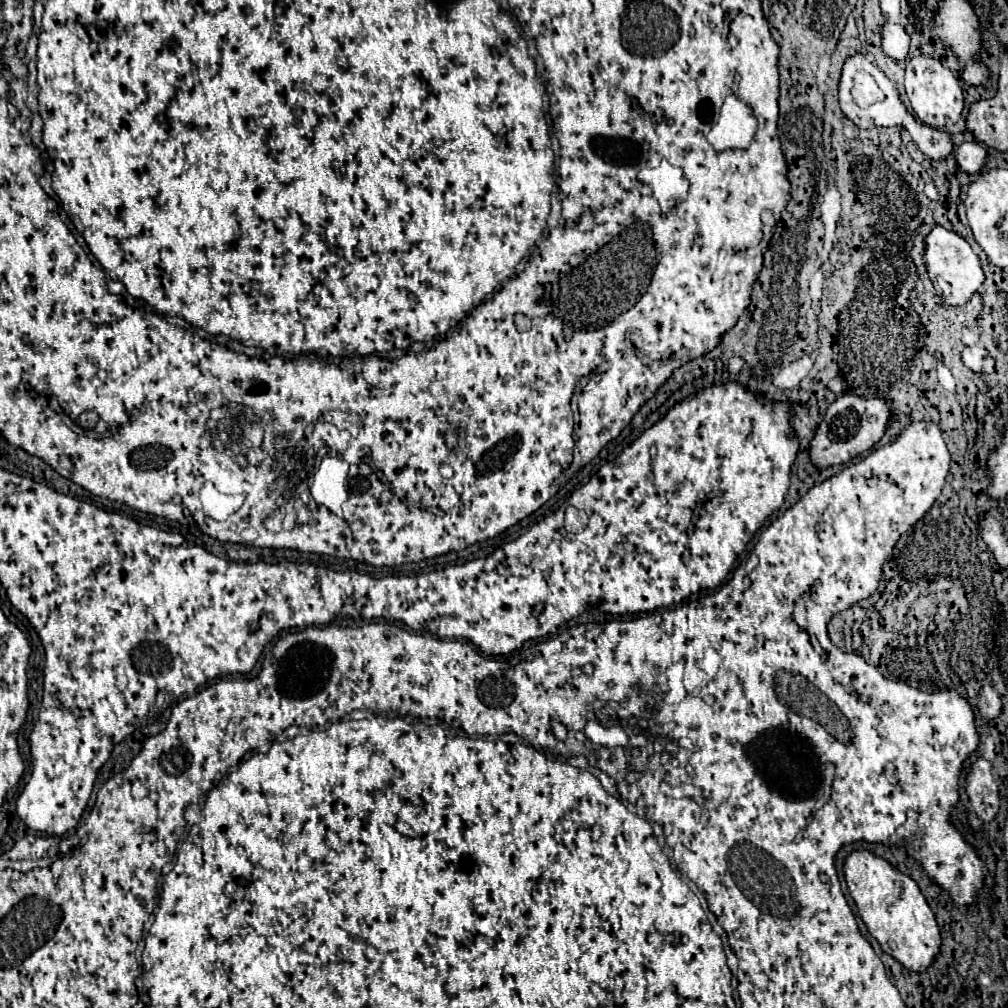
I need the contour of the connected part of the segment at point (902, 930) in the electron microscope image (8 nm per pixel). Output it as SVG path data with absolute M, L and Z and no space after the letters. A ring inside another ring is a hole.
M868 850L852 852L846 858L844 876L860 918L864 920L868 932L878 940L882 950L896 958L906 970L926 972L940 954L942 940L936 916L916 882Z

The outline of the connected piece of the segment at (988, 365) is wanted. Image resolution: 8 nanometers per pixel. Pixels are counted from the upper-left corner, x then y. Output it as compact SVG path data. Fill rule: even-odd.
M970 346L968 354L960 354L960 356L962 356L962 362L974 372L992 372L994 370L994 360L988 356L988 352L984 348Z

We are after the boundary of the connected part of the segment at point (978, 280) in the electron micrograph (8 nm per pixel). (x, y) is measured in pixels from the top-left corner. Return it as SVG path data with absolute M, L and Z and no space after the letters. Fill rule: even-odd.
M934 226L930 230L930 234L926 236L924 266L928 270L928 278L932 278L934 294L940 298L940 304L946 308L968 302L970 296L976 294L984 282L984 272L980 268L980 260L972 252L968 242L962 236L958 236L956 232L950 232L942 226Z

